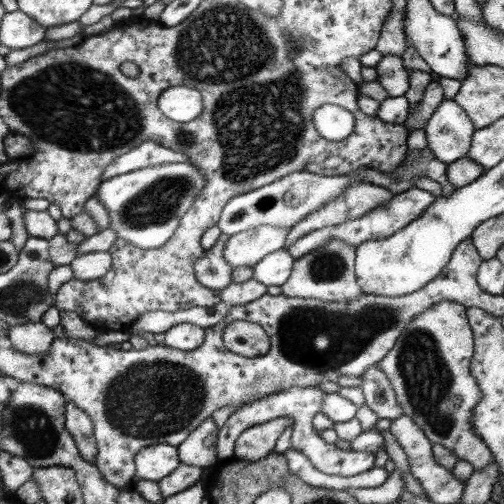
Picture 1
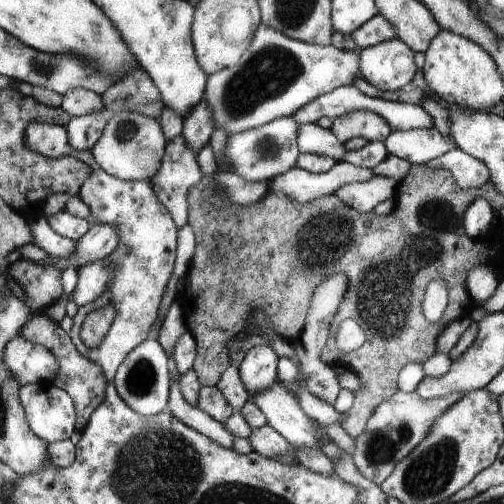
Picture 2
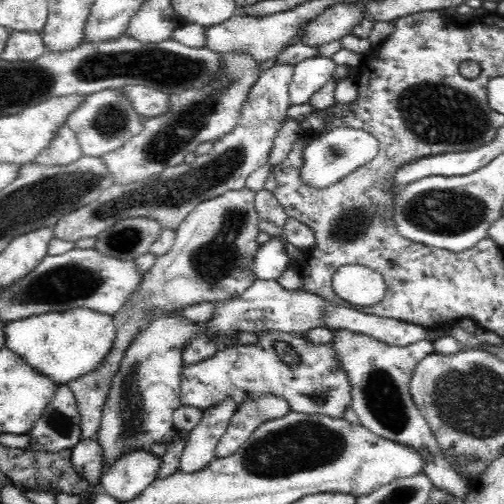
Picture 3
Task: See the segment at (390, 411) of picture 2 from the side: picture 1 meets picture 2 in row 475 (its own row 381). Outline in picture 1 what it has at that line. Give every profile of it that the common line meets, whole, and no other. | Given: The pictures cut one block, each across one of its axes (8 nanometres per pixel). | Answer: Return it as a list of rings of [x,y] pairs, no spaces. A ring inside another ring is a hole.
[[[379,362],[369,366],[361,376],[361,392],[365,396],[365,404],[377,414],[377,418],[389,418],[395,420],[403,416],[403,408],[397,404],[395,392],[391,388],[391,382],[379,368]]]

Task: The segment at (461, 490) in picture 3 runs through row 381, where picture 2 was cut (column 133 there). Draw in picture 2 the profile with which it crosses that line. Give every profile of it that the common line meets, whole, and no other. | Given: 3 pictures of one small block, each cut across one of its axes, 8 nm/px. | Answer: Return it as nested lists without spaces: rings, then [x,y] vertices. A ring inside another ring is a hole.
[[[149,338],[141,342],[135,350],[131,350],[115,374],[115,386],[117,386],[117,394],[137,414],[155,416],[163,412],[169,402],[171,380],[169,380],[169,370],[167,370],[167,350],[161,346],[161,342]]]

